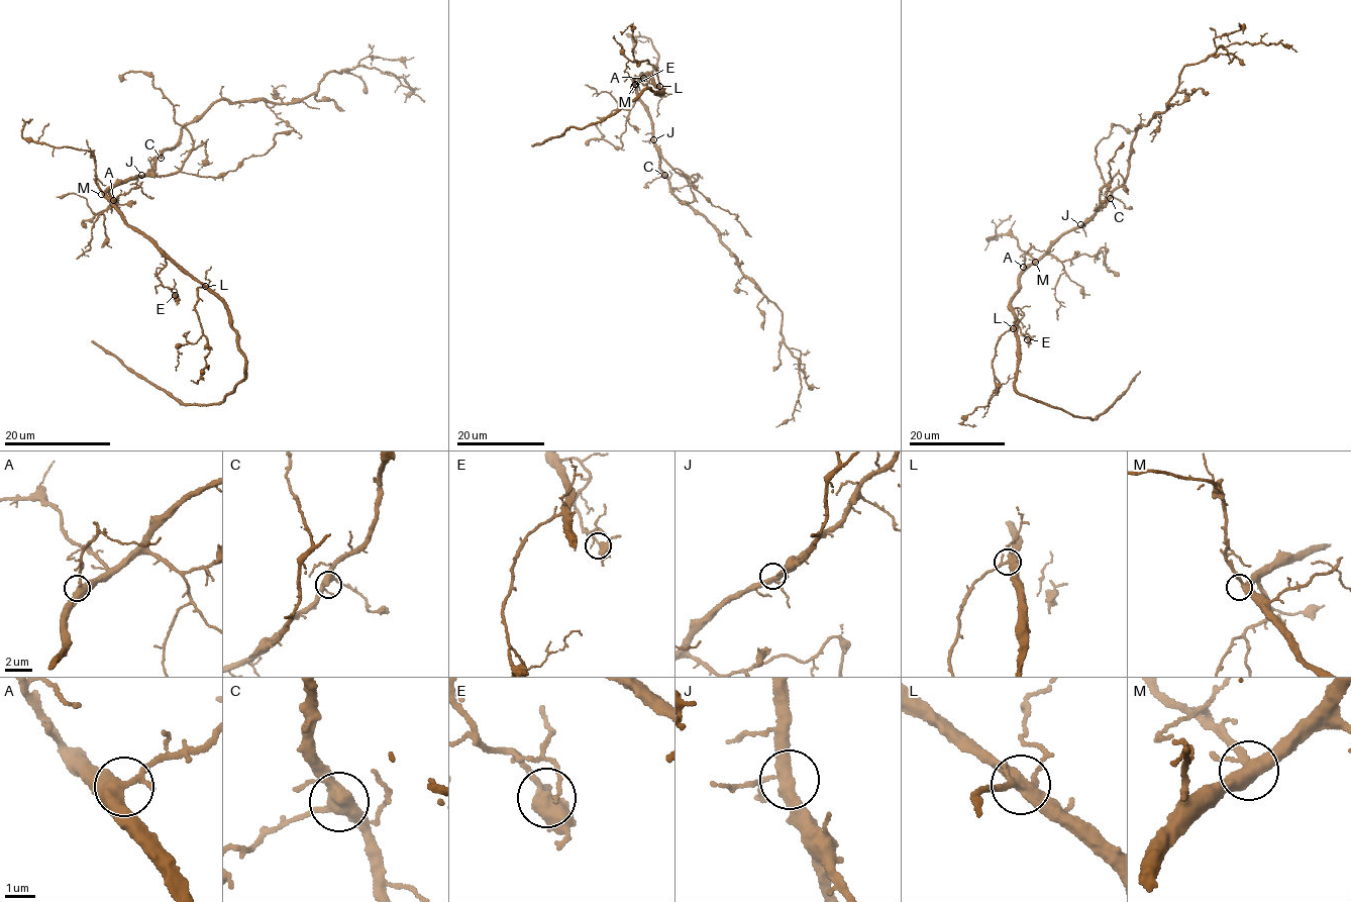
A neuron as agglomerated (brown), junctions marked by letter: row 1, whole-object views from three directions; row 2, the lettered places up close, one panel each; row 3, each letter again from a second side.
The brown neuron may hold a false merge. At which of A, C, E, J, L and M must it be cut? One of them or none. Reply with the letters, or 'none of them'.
none of them

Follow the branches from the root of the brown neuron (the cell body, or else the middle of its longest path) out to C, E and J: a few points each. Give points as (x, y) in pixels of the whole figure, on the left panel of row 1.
C: (112, 184), (149, 176), (154, 163), (161, 158)
E: (112, 184), (106, 192), (122, 219), (165, 253), (166, 266), (158, 278), (175, 295)
J: (112, 184), (141, 175)

